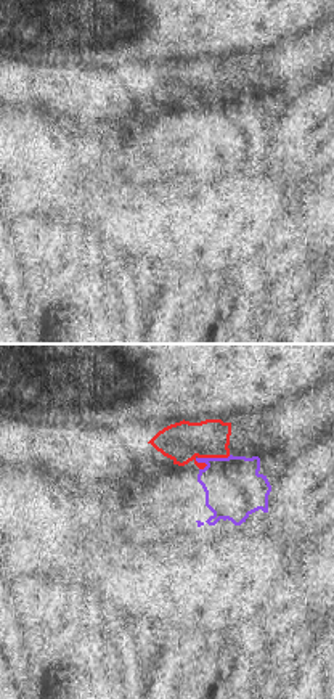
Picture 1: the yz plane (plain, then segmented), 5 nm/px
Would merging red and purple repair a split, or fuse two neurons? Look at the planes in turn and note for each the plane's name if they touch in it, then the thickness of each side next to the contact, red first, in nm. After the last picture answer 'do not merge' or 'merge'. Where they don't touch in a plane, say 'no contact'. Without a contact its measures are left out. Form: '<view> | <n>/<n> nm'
yz | 200/300 nm

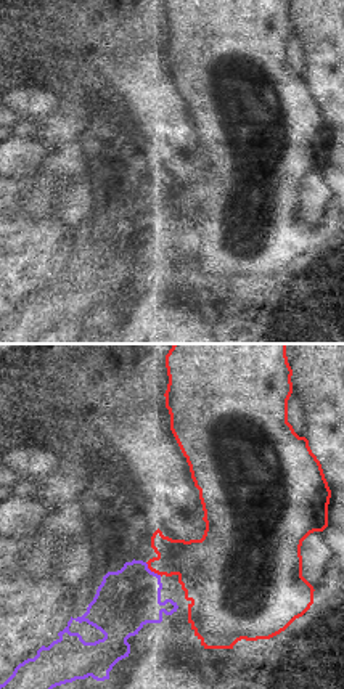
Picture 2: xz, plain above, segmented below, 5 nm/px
xz | 280/300 nm

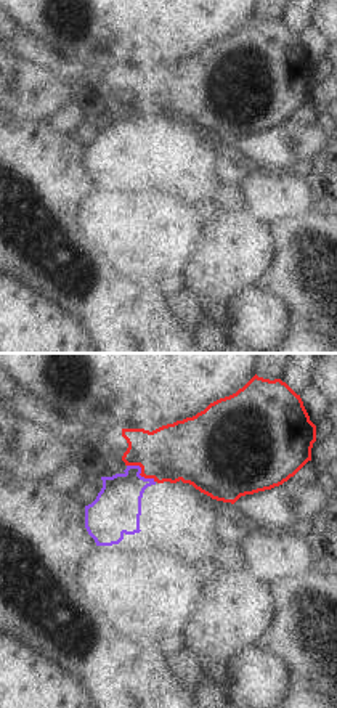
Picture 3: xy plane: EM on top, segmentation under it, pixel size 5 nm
xy | 300/240 nm

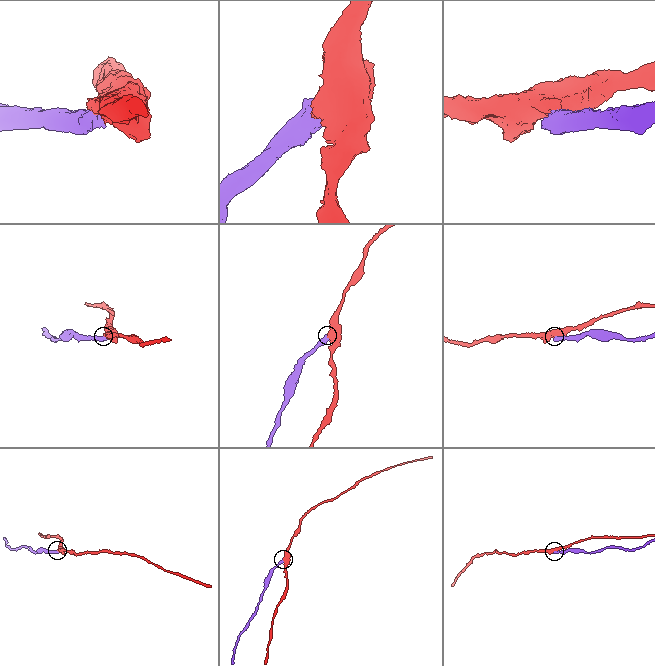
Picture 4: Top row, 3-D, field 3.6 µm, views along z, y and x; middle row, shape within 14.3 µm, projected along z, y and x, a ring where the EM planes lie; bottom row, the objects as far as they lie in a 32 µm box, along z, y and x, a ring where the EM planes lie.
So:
do not merge

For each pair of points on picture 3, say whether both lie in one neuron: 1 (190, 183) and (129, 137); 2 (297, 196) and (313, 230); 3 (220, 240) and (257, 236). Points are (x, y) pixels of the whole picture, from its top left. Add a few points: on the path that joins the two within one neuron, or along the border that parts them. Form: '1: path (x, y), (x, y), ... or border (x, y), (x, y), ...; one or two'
1: path (177, 167), (156, 146), (145, 146); one
2: border (289, 215), (281, 219); two
3: path (230, 240), (247, 238); one

